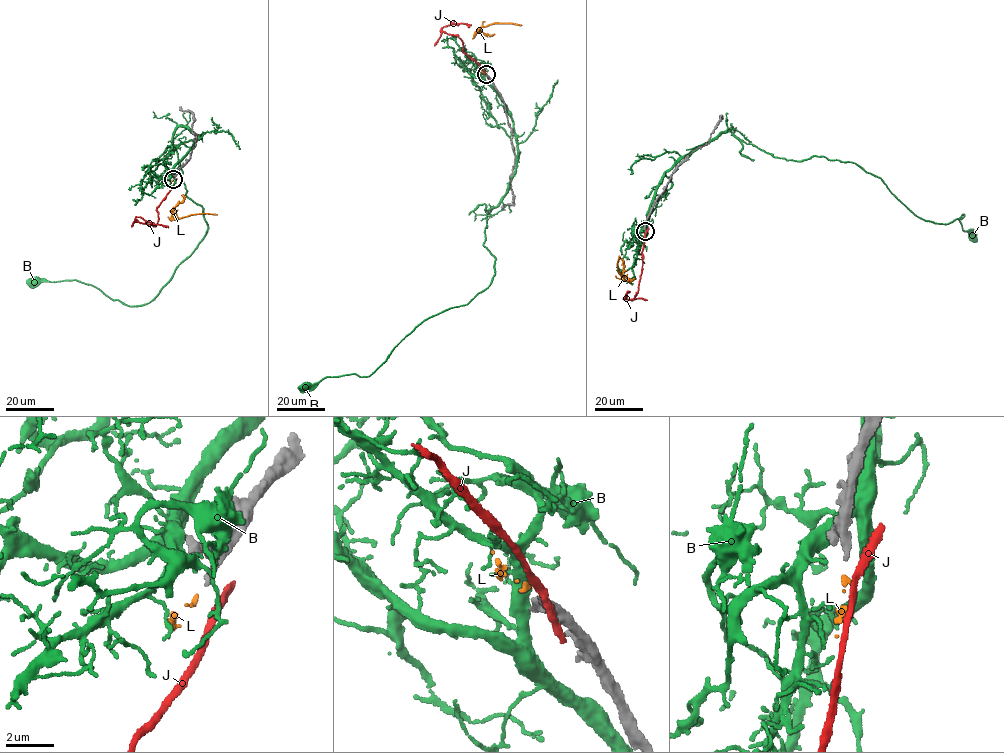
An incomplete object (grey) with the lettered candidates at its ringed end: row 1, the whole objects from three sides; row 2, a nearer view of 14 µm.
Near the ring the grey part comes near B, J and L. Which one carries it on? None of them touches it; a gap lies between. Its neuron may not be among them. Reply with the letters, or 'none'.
L

